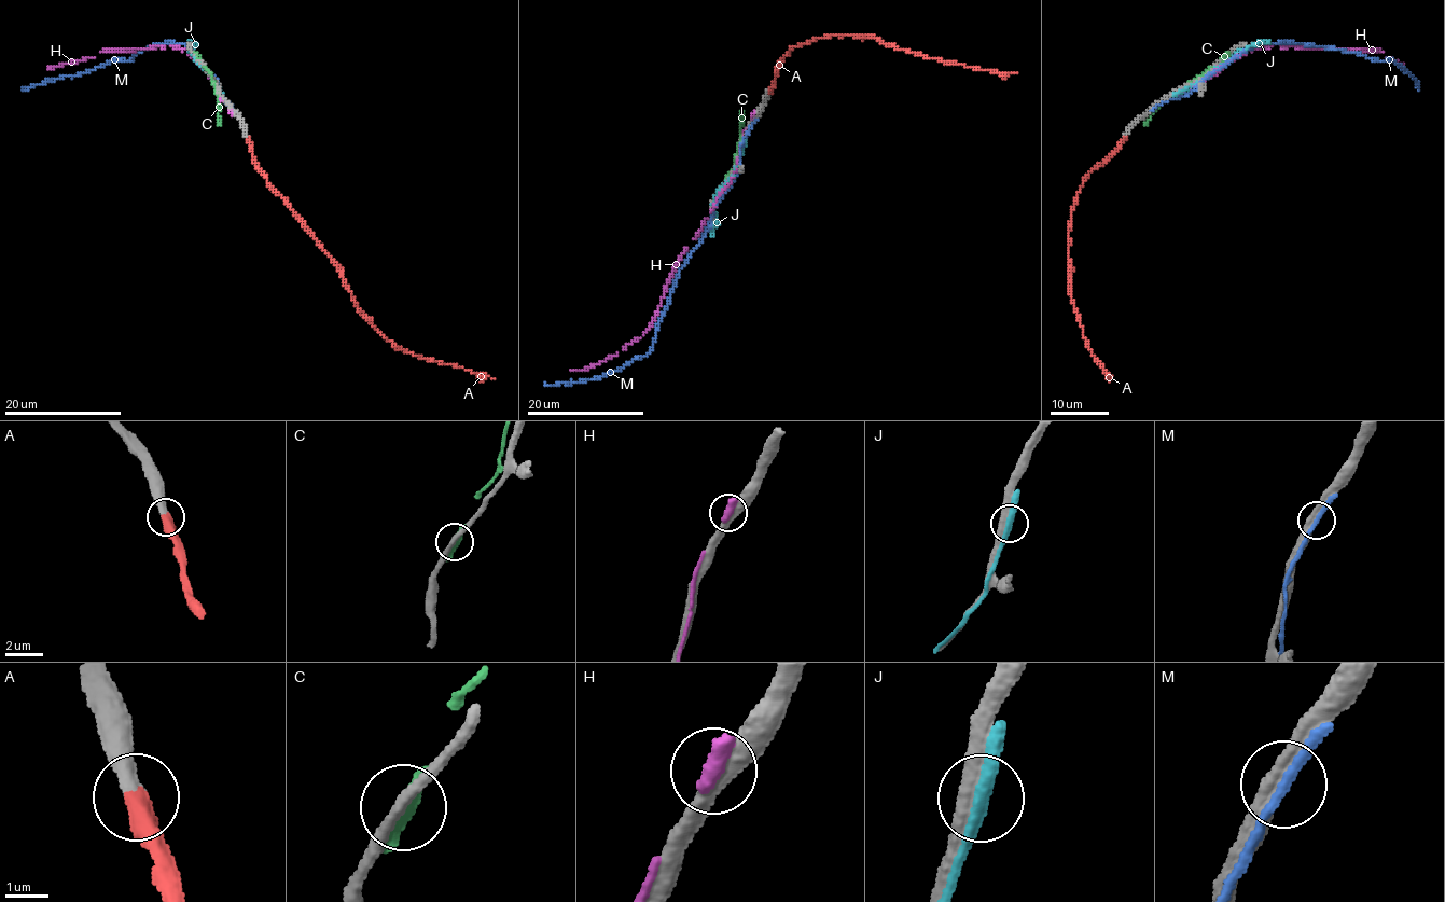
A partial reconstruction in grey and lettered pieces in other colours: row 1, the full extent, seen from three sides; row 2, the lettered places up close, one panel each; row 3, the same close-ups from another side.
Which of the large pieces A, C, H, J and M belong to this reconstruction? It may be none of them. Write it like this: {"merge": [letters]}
{"merge": ["A"]}

